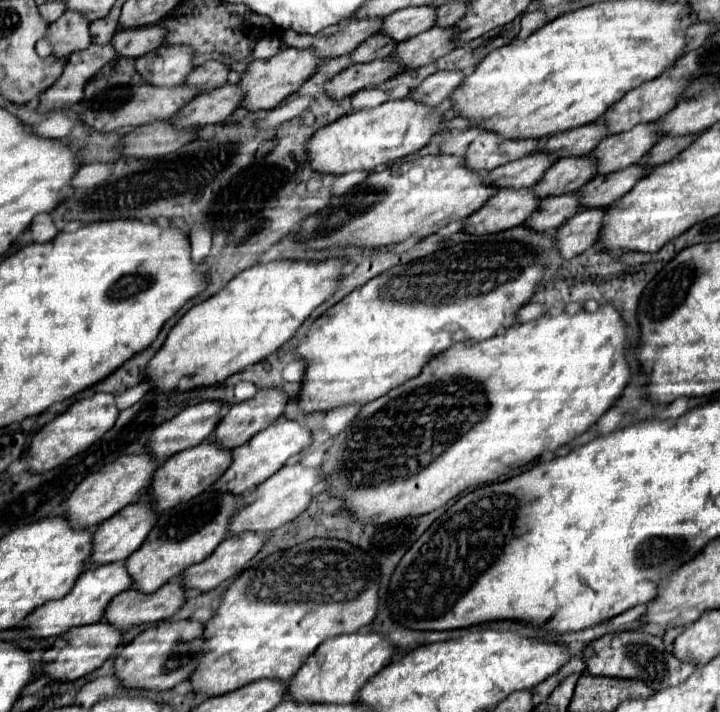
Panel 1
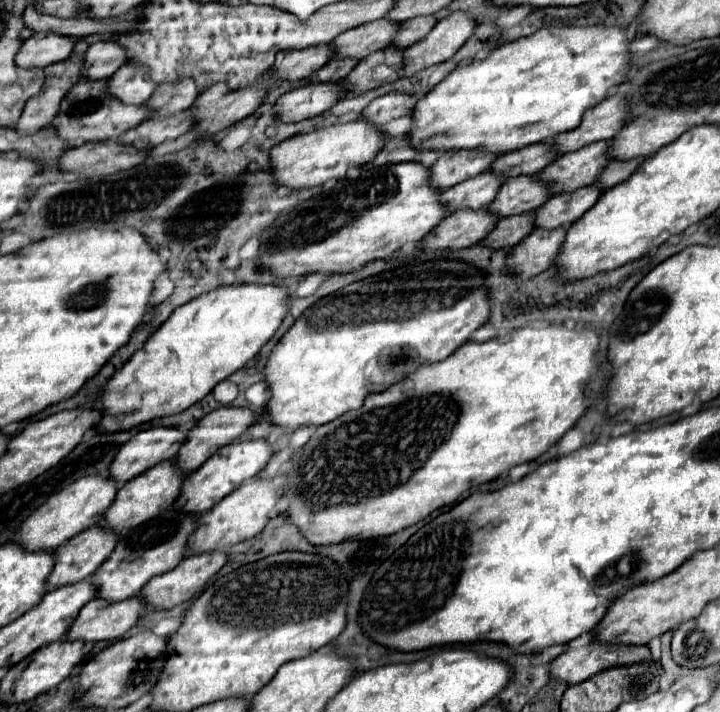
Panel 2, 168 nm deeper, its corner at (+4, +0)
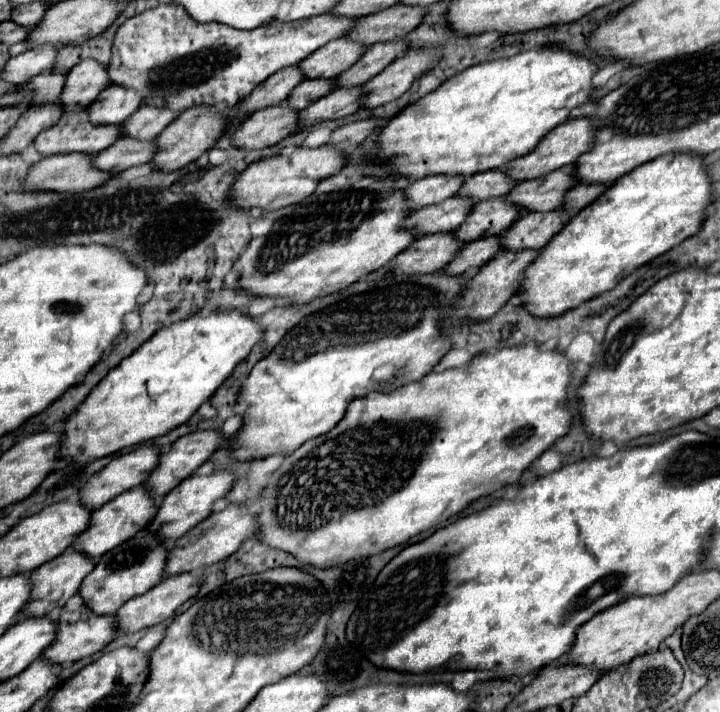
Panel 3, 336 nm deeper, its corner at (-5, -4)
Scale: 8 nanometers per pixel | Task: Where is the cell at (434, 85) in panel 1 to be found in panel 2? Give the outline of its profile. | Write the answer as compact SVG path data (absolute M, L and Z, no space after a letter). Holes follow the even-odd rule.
M389 92L377 100L373 100L363 112L361 116L365 120L371 120L373 124L387 124L395 118L401 118L401 116L407 116L407 114L413 114L413 108L415 104L419 102L421 98L417 94L407 94L407 92Z

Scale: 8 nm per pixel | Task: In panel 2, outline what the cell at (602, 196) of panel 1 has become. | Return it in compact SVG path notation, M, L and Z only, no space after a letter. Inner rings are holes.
M583 186L575 192L555 194L551 200L535 210L539 212L539 228L559 228L559 226L571 226L577 222L603 194L605 190L599 186Z

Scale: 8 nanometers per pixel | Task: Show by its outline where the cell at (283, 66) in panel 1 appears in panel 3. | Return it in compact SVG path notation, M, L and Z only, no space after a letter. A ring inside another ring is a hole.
M194 106L194 108L180 112L180 116L172 124L168 124L168 128L164 128L164 132L160 132L154 138L156 156L150 160L150 164L162 172L174 172L174 170L188 166L190 162L194 162L196 158L200 158L206 150L210 150L214 146L214 142L220 138L222 130L224 130L224 124L226 124L226 118L222 118L210 106Z

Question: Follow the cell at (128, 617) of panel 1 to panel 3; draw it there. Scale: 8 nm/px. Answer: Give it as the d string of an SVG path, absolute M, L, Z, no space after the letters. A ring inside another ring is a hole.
M82 606L80 610L74 610L74 612L62 608L58 614L58 620L56 620L56 626L58 626L56 638L54 638L52 646L46 648L42 654L42 658L50 660L52 664L76 662L76 660L82 660L86 656L92 656L94 652L100 652L116 636L114 618L112 616L96 616L86 606Z

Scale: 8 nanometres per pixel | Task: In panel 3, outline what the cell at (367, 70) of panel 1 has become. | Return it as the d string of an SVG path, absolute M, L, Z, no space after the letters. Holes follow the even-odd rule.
M286 104L270 106L250 114L234 132L232 146L244 150L258 150L274 146L290 136L298 126L298 112Z

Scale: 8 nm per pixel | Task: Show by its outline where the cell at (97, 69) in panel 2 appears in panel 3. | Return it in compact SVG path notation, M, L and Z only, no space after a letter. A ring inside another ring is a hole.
M82 60L68 72L60 104L64 112L78 112L96 100L96 96L110 84L108 72L96 60Z

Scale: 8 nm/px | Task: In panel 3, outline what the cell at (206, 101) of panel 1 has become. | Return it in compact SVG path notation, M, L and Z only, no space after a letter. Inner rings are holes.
M118 138L116 144L108 146L106 150L98 152L92 158L92 166L102 172L124 172L126 168L140 166L150 162L150 158L156 154L154 142L142 142L142 140L132 140L132 138Z

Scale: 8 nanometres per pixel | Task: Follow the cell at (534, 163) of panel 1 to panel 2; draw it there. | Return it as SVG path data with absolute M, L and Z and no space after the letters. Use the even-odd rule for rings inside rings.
M483 172L475 178L469 178L461 184L455 184L443 192L443 200L451 204L451 212L459 208L483 208L489 206L491 200L499 194L505 176L495 172Z

